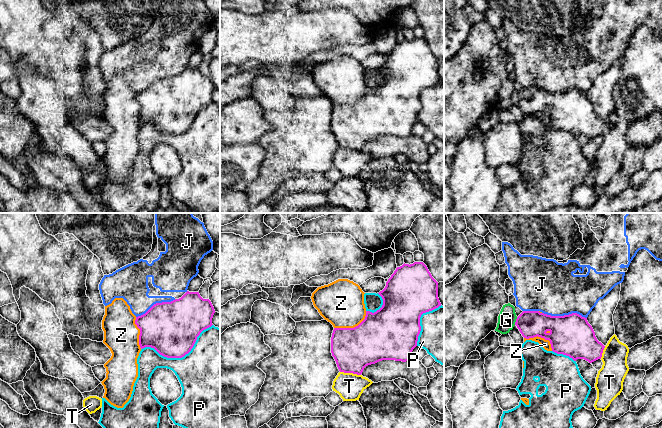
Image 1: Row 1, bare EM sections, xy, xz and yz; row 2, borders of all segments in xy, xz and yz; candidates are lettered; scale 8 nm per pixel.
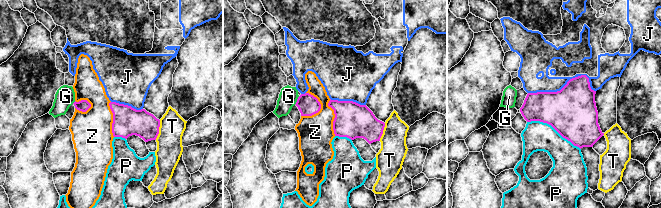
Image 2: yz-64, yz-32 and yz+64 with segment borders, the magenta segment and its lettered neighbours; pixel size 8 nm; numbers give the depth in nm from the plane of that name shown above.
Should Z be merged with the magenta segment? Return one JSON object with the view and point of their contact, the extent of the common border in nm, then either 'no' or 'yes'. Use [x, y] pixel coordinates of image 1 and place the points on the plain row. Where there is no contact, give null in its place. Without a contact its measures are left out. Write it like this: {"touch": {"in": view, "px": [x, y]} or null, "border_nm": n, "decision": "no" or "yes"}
{"touch": {"in": "xz", "px": [352, 104]}, "border_nm": 300, "decision": "no"}

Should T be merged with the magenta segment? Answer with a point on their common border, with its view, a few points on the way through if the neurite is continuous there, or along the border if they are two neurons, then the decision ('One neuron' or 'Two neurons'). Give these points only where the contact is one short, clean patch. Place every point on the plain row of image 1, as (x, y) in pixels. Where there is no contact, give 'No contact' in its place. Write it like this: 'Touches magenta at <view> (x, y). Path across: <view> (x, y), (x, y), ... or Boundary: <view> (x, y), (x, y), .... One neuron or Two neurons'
Touches magenta at xz (350, 148). Boundary: xz (340, 147), (360, 151). Two neurons

